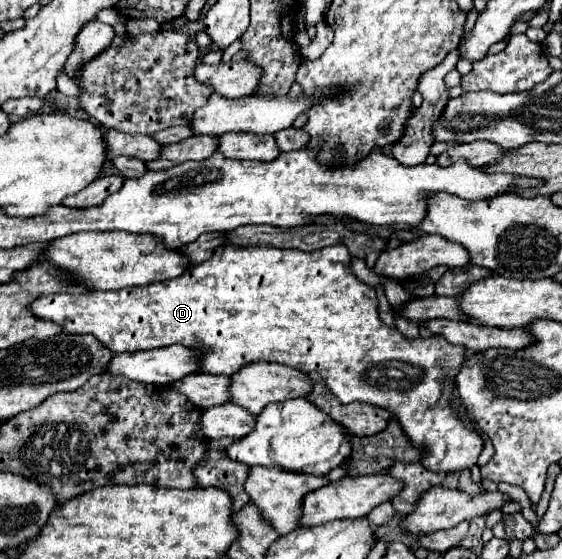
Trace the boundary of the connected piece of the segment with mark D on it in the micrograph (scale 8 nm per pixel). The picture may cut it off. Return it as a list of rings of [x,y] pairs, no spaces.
[[[224,245],[220,249],[216,249],[216,253],[212,255],[212,259],[190,267],[182,277],[170,279],[170,281],[160,281],[160,283],[150,283],[150,285],[142,285],[142,287],[128,287],[128,289],[118,289],[118,291],[90,291],[84,295],[74,295],[74,293],[56,293],[56,295],[48,295],[48,297],[38,297],[32,303],[32,311],[36,311],[36,315],[40,319],[50,319],[54,323],[60,323],[62,329],[66,333],[76,333],[76,335],[84,335],[90,333],[94,335],[100,343],[108,345],[108,349],[112,349],[114,353],[134,353],[134,351],[146,351],[146,349],[158,349],[158,347],[166,347],[166,345],[186,345],[190,349],[200,349],[202,351],[202,371],[204,373],[214,373],[214,375],[234,375],[238,369],[242,369],[248,363],[254,361],[272,361],[272,363],[282,363],[288,367],[320,367],[316,369],[318,373],[324,375],[326,385],[330,387],[330,391],[342,401],[342,403],[370,403],[370,405],[378,405],[382,409],[388,409],[394,413],[394,417],[400,421],[404,433],[410,437],[410,441],[416,447],[422,447],[424,457],[422,463],[424,467],[428,467],[430,471],[436,473],[460,473],[462,469],[474,467],[478,461],[478,455],[482,453],[482,437],[466,427],[462,423],[462,419],[456,415],[456,411],[452,409],[452,393],[454,393],[454,381],[456,375],[462,367],[462,363],[466,361],[466,349],[462,345],[452,345],[448,343],[442,335],[432,335],[428,339],[406,339],[396,327],[388,327],[380,321],[378,317],[378,295],[374,291],[372,285],[366,285],[362,281],[358,281],[350,269],[352,265],[352,255],[344,245],[332,245],[332,247],[324,247],[312,253],[306,251],[298,251],[298,249],[278,249],[272,245],[248,245],[248,247],[238,247],[238,245]]]

